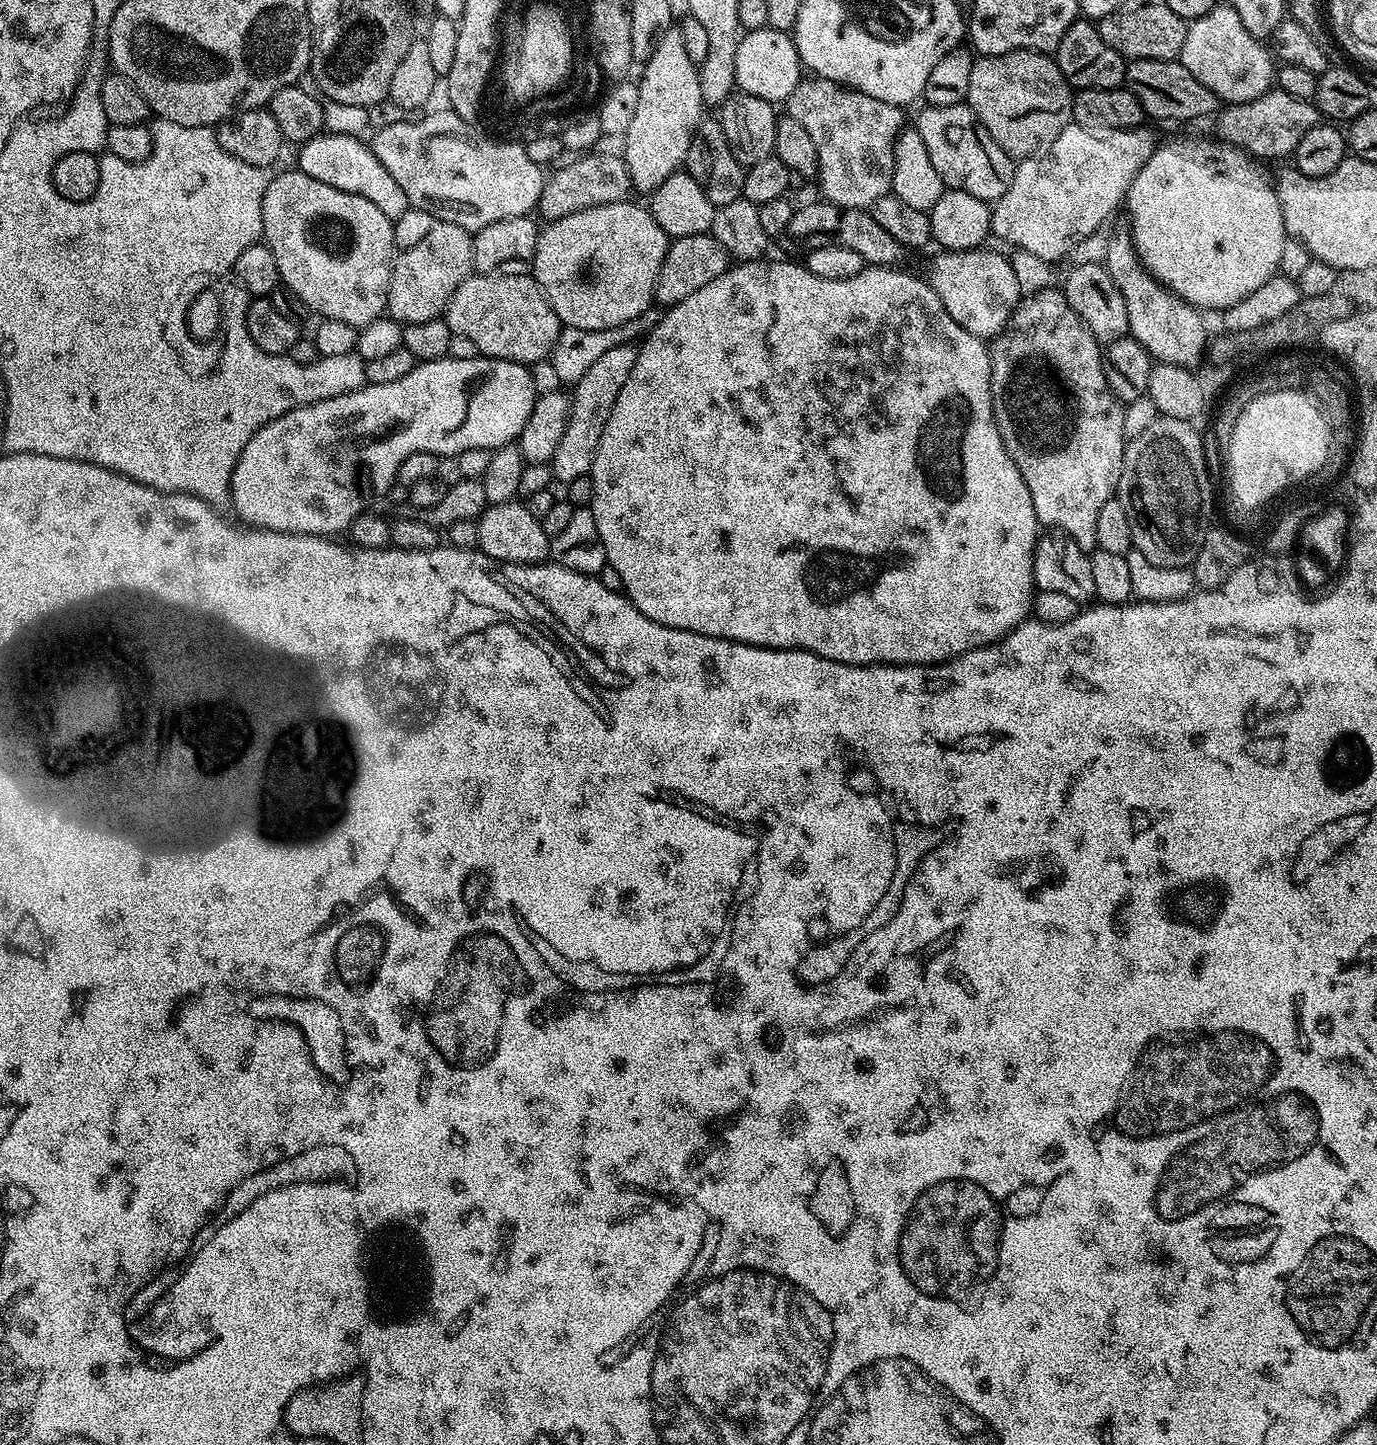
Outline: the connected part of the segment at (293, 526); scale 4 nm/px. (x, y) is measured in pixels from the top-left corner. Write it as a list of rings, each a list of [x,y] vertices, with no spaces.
[[[479,355],[461,360],[451,358],[426,360],[417,363],[416,368],[410,370],[410,374],[404,375],[403,378],[398,378],[398,382],[385,382],[383,386],[365,383],[363,388],[347,392],[338,398],[326,398],[322,402],[314,402],[301,408],[295,408],[278,418],[274,418],[274,422],[266,422],[266,426],[262,426],[254,434],[254,438],[250,438],[250,442],[246,442],[246,450],[242,450],[232,475],[231,511],[236,511],[241,516],[239,519],[245,525],[265,528],[271,532],[297,532],[303,536],[326,536],[329,538],[335,537],[337,534],[347,533],[348,527],[352,525],[352,519],[373,507],[372,499],[375,496],[387,497],[388,488],[396,482],[398,466],[402,466],[402,462],[406,462],[406,458],[410,458],[410,454],[425,452],[439,457],[458,457],[462,451],[478,450],[479,448],[495,450],[504,447],[505,444],[519,441],[522,426],[526,426],[526,418],[530,418],[530,410],[534,410],[536,397],[531,371],[525,365],[515,364],[509,360],[491,360],[489,356]]]

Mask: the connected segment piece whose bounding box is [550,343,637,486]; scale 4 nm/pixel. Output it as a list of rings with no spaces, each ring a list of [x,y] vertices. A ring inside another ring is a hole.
[[[635,343],[619,344],[614,350],[602,354],[577,384],[571,385],[568,401],[568,421],[562,434],[562,442],[558,442],[558,450],[554,450],[551,462],[552,475],[561,485],[574,482],[574,478],[589,475],[594,462],[594,454],[598,450],[598,438],[602,438],[602,430],[606,430],[606,418],[610,418],[610,410],[614,410],[614,402],[618,402],[618,390],[626,386],[626,378],[630,378],[630,370],[636,361]]]

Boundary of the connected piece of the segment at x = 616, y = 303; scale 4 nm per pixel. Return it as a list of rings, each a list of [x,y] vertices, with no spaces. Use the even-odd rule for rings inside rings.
[[[619,200],[616,204],[607,204],[606,206],[594,206],[590,210],[578,210],[578,214],[566,214],[566,218],[551,221],[541,231],[538,238],[538,246],[534,254],[534,266],[531,275],[536,277],[536,283],[544,292],[544,297],[550,302],[554,314],[558,317],[561,325],[566,328],[577,328],[578,330],[610,330],[638,318],[646,309],[653,307],[654,297],[656,295],[656,283],[658,274],[662,270],[662,262],[668,253],[670,237],[654,222],[651,211],[640,204],[632,204],[628,200]]]

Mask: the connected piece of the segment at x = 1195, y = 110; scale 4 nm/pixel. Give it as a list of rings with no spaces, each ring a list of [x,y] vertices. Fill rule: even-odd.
[[[1138,59],[1125,65],[1125,85],[1135,94],[1145,115],[1158,120],[1194,120],[1211,117],[1220,106],[1220,101],[1212,91],[1199,82],[1194,74],[1182,66],[1179,59]]]

